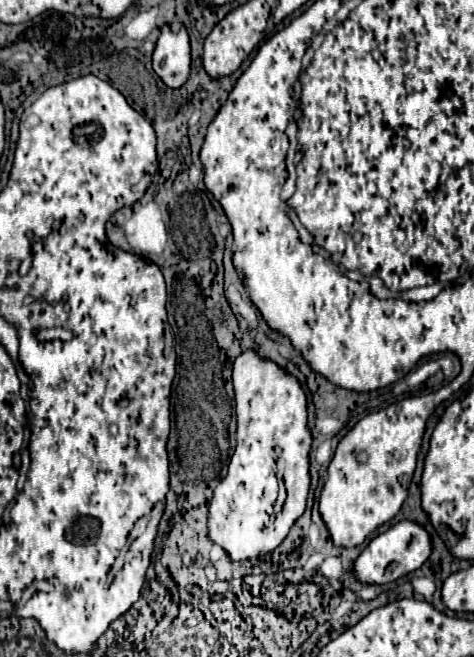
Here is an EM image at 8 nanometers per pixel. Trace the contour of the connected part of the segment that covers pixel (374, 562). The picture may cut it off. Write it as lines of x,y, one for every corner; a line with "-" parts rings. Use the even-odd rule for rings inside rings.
403,520
375,536
367,548
353,562
353,576
363,584
389,584
413,570
417,570
431,554
431,538
429,534
415,522

